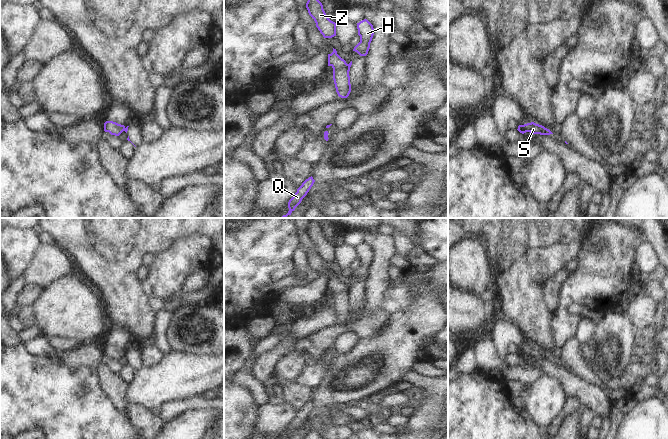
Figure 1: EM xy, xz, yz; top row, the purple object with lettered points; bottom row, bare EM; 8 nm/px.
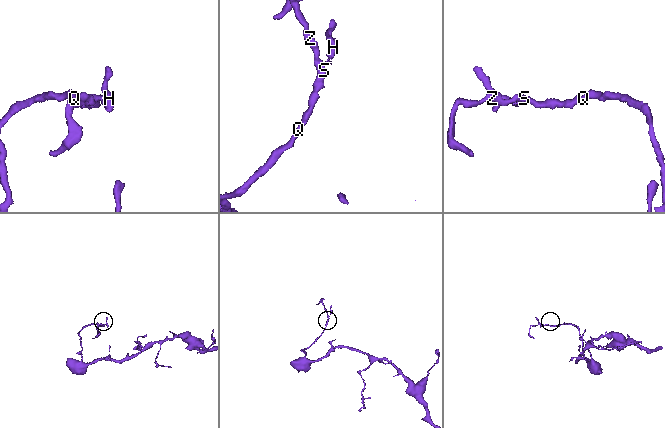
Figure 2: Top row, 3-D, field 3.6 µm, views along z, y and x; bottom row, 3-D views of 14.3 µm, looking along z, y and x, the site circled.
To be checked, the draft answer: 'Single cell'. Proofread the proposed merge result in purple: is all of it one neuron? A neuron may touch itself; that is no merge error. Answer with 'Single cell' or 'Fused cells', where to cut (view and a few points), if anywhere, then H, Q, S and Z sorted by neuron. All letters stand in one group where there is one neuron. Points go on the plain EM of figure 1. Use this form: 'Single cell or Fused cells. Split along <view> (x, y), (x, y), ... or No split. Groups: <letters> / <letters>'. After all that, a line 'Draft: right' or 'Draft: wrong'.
Fused cells. Split along yz (517, 353), (523, 357). Groups: H / Q S Z
Draft: wrong

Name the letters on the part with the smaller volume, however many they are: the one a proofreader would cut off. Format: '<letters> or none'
H

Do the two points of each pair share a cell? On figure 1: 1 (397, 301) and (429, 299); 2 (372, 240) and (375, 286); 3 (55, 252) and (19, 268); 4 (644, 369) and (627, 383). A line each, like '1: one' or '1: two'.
1: two
2: one
3: two
4: one

